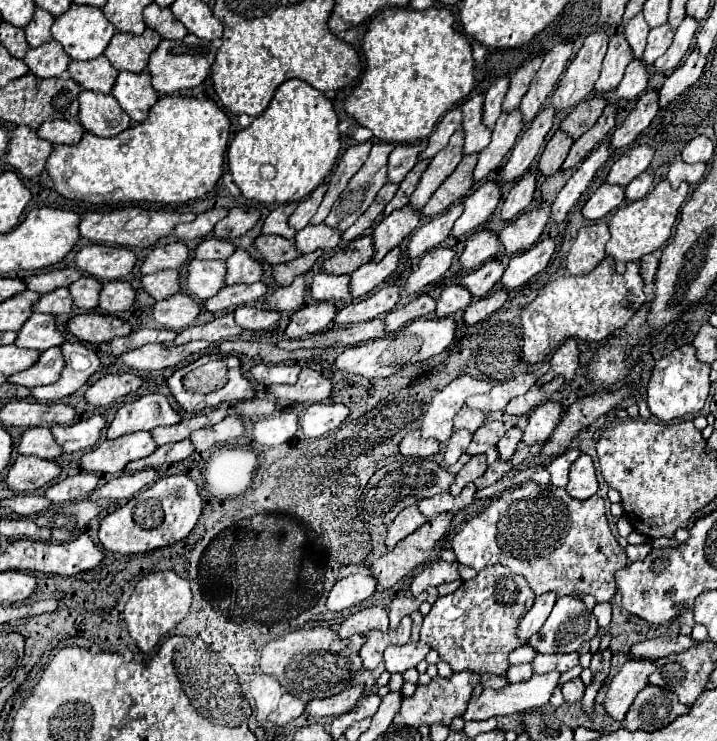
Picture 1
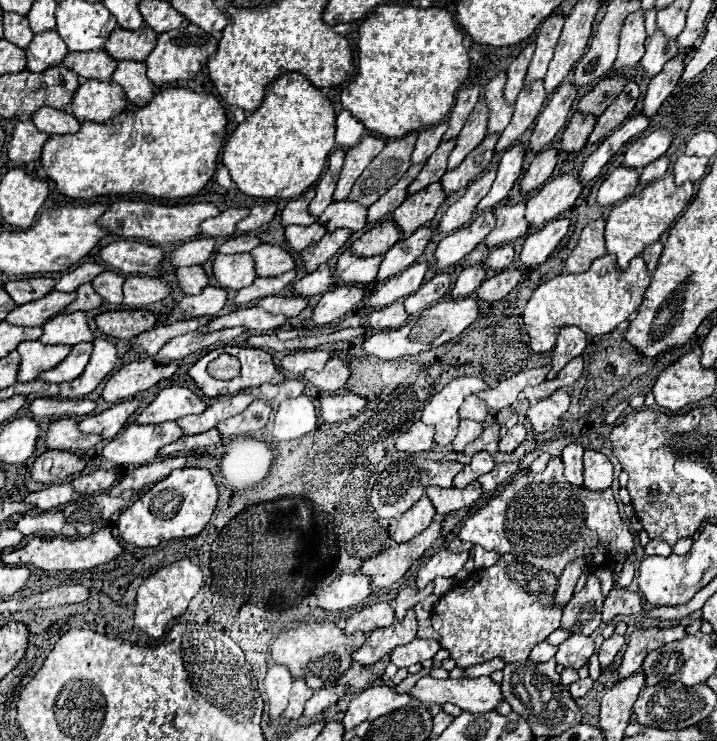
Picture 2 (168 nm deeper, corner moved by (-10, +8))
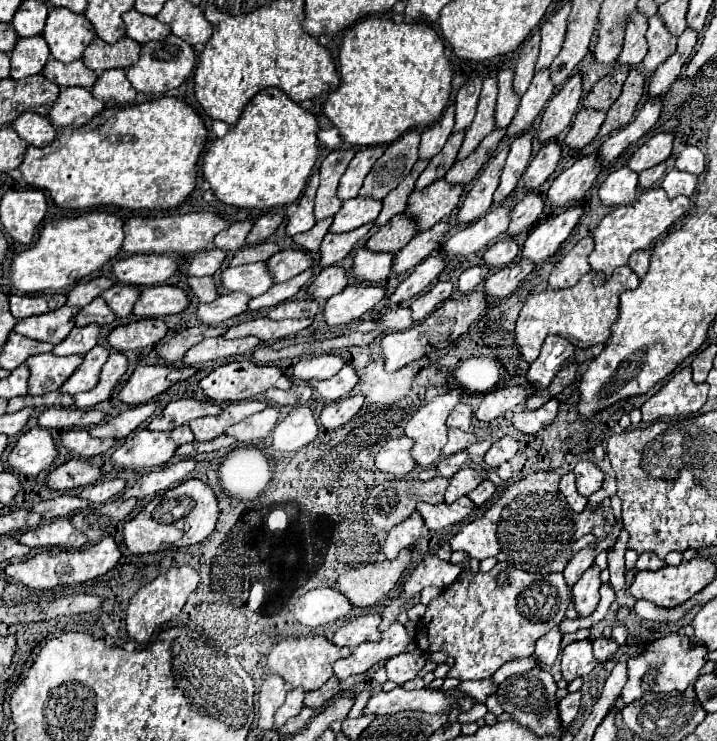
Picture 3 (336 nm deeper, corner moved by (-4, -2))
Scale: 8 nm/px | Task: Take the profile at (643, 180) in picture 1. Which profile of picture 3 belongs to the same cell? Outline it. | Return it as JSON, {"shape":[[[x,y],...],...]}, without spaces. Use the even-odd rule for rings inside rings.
{"shape":[[[664,162],[640,172],[640,188],[652,188],[652,186],[660,184],[664,174],[666,174],[666,164]]]}

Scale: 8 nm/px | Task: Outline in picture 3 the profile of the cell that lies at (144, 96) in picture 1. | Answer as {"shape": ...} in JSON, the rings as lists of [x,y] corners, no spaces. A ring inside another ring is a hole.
{"shape":[[[122,68],[102,72],[98,76],[98,82],[90,90],[96,98],[106,102],[108,106],[122,106],[130,104],[136,98],[134,86],[128,82],[126,72]]]}

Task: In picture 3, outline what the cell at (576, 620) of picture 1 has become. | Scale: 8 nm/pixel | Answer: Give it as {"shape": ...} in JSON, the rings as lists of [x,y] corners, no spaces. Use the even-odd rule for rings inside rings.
{"shape":[[[592,564],[582,576],[580,580],[572,586],[572,596],[574,596],[574,606],[578,610],[580,616],[590,616],[598,602],[600,602],[600,590],[602,582],[600,582],[600,568],[596,564]]]}

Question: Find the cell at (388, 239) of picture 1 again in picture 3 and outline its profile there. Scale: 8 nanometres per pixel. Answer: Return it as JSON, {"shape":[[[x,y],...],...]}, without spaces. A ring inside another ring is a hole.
{"shape":[[[440,178],[424,190],[412,192],[406,214],[418,222],[420,230],[428,230],[436,222],[452,214],[452,210],[460,202],[462,190],[464,186],[452,186],[444,178]]]}

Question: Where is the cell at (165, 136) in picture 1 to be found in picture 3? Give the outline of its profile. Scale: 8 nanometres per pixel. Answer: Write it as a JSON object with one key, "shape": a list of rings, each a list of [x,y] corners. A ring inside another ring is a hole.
{"shape":[[[156,98],[144,104],[110,106],[98,112],[88,124],[56,130],[56,138],[46,148],[28,146],[20,172],[26,184],[48,190],[54,204],[66,210],[84,210],[98,206],[118,206],[128,210],[168,210],[184,202],[196,184],[196,160],[206,144],[202,118],[188,104],[174,98]]]}

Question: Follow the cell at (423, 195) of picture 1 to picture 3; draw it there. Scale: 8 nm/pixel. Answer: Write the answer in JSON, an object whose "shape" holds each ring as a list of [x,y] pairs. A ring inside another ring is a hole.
{"shape":[[[486,78],[484,80],[484,88],[480,94],[480,102],[478,102],[478,112],[476,118],[472,122],[472,126],[466,130],[462,148],[458,152],[458,160],[466,158],[470,152],[476,150],[476,146],[496,128],[494,122],[494,108],[496,108],[496,78]]]}

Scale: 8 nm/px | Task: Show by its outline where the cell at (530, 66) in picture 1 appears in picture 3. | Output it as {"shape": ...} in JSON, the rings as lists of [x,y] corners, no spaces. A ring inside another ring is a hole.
{"shape":[[[566,2],[554,16],[550,16],[542,26],[542,44],[540,44],[540,56],[536,62],[536,70],[548,68],[552,64],[552,60],[560,54],[562,44],[564,44],[564,36],[566,36],[566,26],[568,26],[568,14],[570,14],[572,4]]]}

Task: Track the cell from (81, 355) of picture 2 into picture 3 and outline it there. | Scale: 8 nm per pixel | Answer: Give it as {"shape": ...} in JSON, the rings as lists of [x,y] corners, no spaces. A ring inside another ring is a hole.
{"shape":[[[96,346],[90,350],[90,354],[84,356],[82,366],[70,376],[66,386],[62,386],[62,392],[66,394],[80,394],[86,390],[92,390],[98,384],[98,376],[102,372],[102,366],[106,364],[110,356],[110,350],[104,346]]]}

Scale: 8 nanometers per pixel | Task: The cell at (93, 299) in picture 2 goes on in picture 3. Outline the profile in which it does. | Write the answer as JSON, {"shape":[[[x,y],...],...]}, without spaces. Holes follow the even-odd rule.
{"shape":[[[96,298],[90,302],[90,306],[84,306],[76,318],[76,326],[88,326],[88,324],[112,324],[116,320],[116,314],[108,308],[108,304],[102,298]]]}

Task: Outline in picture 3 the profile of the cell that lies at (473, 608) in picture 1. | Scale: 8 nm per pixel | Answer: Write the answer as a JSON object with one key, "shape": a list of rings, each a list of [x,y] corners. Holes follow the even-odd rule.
{"shape":[[[468,560],[460,562],[462,574],[454,584],[444,588],[438,598],[434,598],[426,606],[424,618],[416,626],[416,644],[422,652],[446,652],[454,658],[454,666],[450,668],[450,678],[460,680],[480,680],[490,678],[502,664],[534,654],[534,644],[540,636],[544,636],[550,628],[558,626],[564,620],[566,608],[572,602],[570,586],[566,584],[564,576],[558,574],[530,574],[508,566],[506,562],[498,562],[490,572],[472,574]]]}

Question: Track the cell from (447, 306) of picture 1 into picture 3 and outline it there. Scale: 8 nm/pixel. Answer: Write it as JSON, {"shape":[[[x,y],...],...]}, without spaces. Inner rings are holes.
{"shape":[[[472,266],[472,268],[466,268],[462,274],[460,274],[460,280],[458,280],[458,290],[460,292],[472,292],[474,288],[478,288],[478,284],[482,284],[482,280],[490,274],[490,268],[488,266]]]}

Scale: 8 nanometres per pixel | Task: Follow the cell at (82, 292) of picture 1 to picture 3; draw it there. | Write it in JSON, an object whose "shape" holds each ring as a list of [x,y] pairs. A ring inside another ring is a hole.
{"shape":[[[116,284],[102,298],[108,302],[108,306],[118,314],[118,318],[128,318],[132,314],[134,302],[140,298],[140,288],[136,286],[126,286],[126,284]]]}

